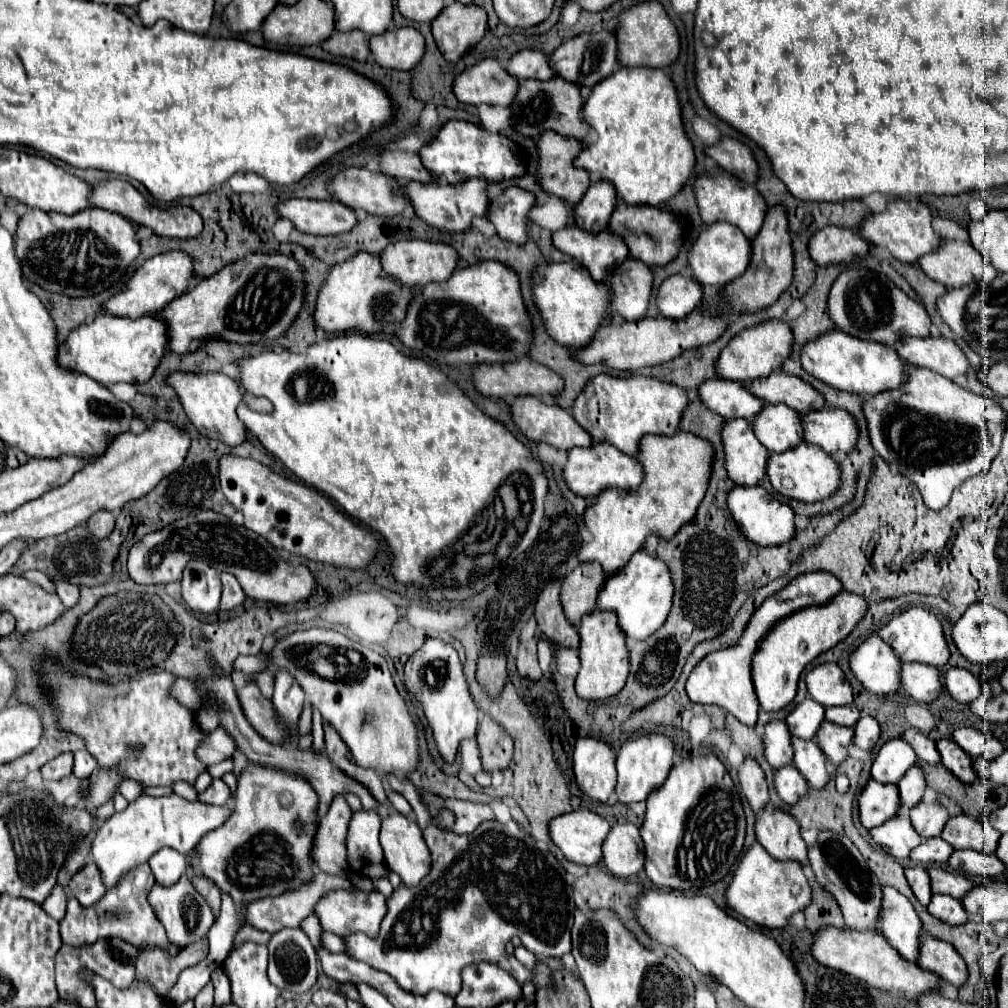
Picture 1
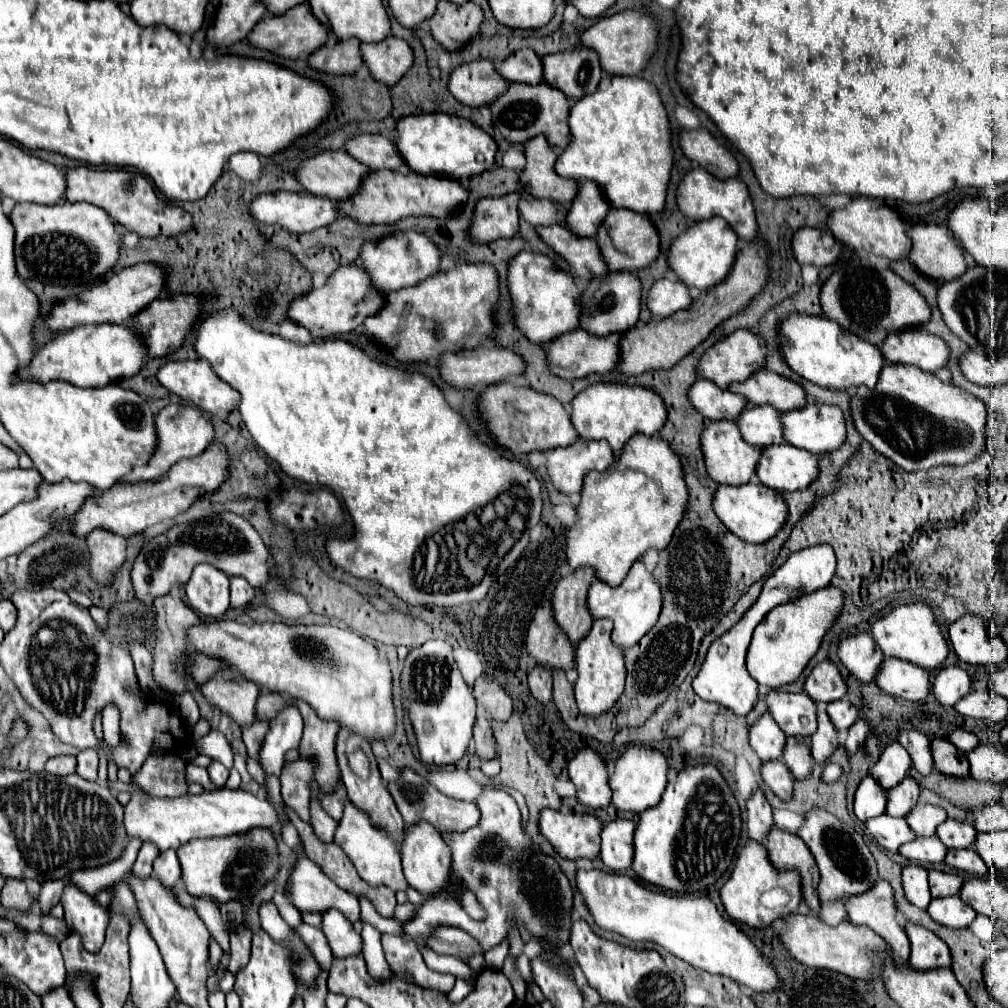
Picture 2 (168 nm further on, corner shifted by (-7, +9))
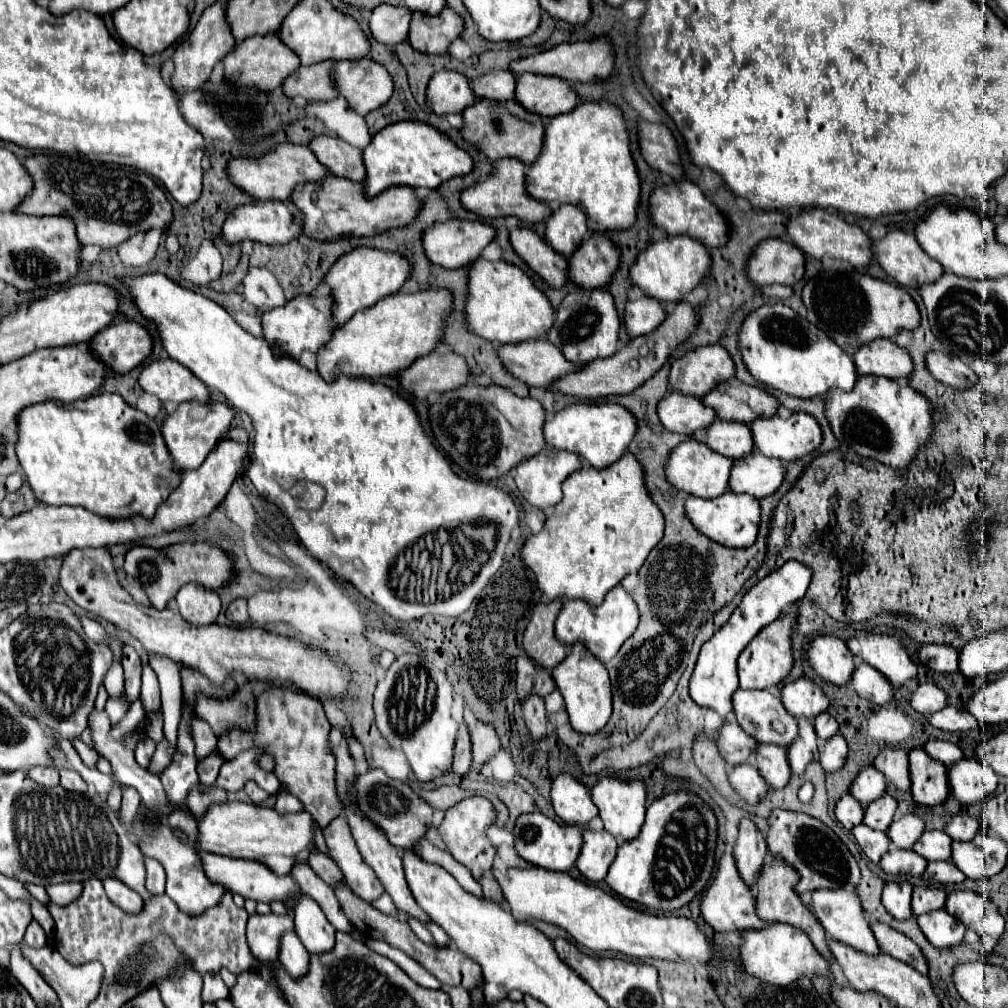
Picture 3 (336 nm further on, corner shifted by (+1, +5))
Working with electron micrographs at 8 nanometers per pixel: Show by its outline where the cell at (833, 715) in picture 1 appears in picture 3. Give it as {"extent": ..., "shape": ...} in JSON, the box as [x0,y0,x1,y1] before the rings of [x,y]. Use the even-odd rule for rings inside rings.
{"extent":[813,712,839,740],"shape":[[[829,712],[815,716],[813,726],[815,726],[815,734],[819,736],[819,740],[829,740],[831,736],[835,736],[839,732],[839,724]]]}

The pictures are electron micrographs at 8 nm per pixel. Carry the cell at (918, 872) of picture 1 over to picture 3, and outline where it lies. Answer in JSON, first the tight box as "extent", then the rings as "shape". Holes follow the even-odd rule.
{"extent":[881,882,913,920],"shape":[[[907,882],[885,884],[881,904],[897,920],[911,918],[913,916],[911,914],[911,884],[907,884]]]}

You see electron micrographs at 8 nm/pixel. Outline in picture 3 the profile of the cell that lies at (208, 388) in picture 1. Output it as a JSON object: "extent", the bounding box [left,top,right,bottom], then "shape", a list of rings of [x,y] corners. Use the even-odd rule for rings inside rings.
{"extent":[139,360,209,404],"shape":[[[155,360],[143,368],[139,374],[139,386],[155,394],[161,402],[173,400],[177,404],[189,402],[189,400],[199,400],[207,402],[209,400],[209,390],[207,386],[189,372],[183,364],[177,364],[175,360]]]}

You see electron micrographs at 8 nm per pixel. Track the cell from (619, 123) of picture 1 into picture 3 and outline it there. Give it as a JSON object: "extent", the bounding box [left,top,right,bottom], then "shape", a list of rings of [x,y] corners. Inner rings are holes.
{"extent":[525,102,641,232],"shape":[[[583,102],[569,114],[549,118],[549,122],[545,124],[543,150],[535,164],[531,164],[525,172],[525,190],[531,198],[547,202],[549,206],[577,206],[587,216],[589,232],[611,232],[631,228],[637,218],[641,188],[635,162],[629,154],[629,134],[621,110],[609,102]]]}

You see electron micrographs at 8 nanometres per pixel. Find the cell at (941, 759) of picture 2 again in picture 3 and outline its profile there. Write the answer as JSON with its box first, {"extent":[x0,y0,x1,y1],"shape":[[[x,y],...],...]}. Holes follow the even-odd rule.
{"extent":[909,748,949,806],"shape":[[[921,748],[909,752],[911,796],[921,806],[937,806],[949,796],[947,768]]]}

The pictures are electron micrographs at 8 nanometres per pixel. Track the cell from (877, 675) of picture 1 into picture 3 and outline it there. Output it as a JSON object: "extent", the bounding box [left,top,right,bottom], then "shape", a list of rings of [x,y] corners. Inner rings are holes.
{"extent":[807,636,853,686],"shape":[[[817,636],[809,648],[807,648],[807,660],[811,664],[811,668],[817,672],[817,676],[825,682],[831,682],[835,686],[845,686],[849,684],[849,676],[853,674],[853,654],[849,652],[849,648],[845,646],[843,640],[835,638],[835,636]]]}

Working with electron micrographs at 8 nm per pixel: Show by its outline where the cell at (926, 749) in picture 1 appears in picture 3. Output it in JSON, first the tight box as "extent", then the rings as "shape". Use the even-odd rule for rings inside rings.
{"extent":[873,746,911,792],"shape":[[[897,746],[883,748],[879,752],[879,756],[875,758],[873,766],[879,772],[883,772],[887,782],[895,784],[897,790],[901,790],[901,792],[909,790],[911,780],[909,780],[909,758],[907,758],[907,752],[903,752]]]}

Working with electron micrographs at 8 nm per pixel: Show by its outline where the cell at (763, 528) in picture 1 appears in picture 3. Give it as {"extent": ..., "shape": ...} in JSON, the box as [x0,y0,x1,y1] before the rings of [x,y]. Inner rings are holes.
{"extent":[685,492,759,548],"shape":[[[725,492],[711,500],[689,496],[685,500],[685,516],[689,516],[689,522],[695,524],[695,528],[703,536],[709,536],[709,540],[719,542],[729,548],[747,548],[757,538],[759,502],[753,500],[753,496],[733,494],[733,492]]]}

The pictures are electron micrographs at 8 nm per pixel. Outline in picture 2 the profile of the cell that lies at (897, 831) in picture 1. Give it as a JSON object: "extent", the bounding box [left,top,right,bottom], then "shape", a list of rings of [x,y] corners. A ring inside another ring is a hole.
{"extent":[867,814,917,852],"shape":[[[881,814],[877,818],[867,820],[867,830],[871,836],[875,836],[879,846],[883,846],[889,852],[897,852],[901,844],[917,838],[917,836],[913,836],[905,818],[901,818],[901,816],[893,818],[889,814]]]}

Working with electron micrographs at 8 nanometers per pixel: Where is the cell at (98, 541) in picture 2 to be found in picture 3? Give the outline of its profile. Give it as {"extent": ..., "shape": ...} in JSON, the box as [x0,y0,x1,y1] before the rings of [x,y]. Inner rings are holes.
{"extent":[59,548,349,698],"shape":[[[81,548],[81,550],[73,550],[63,558],[63,566],[59,570],[59,584],[61,588],[67,592],[67,596],[81,606],[85,612],[103,618],[123,630],[127,630],[133,638],[137,638],[143,648],[147,652],[155,652],[161,656],[167,656],[175,662],[181,662],[183,666],[191,666],[199,672],[203,672],[213,684],[223,684],[225,676],[231,676],[233,672],[243,672],[247,676],[247,680],[259,680],[259,682],[295,682],[301,688],[305,688],[307,692],[315,692],[321,694],[325,698],[333,698],[333,696],[341,696],[347,686],[349,686],[349,672],[343,664],[337,664],[327,652],[323,650],[313,650],[307,648],[303,642],[293,640],[293,638],[285,638],[261,628],[229,628],[229,626],[219,626],[219,624],[209,624],[209,626],[189,626],[185,624],[185,620],[165,608],[165,610],[155,610],[151,606],[143,606],[133,602],[133,598],[119,586],[117,576],[115,576],[115,560],[111,556],[111,552],[107,548]]]}

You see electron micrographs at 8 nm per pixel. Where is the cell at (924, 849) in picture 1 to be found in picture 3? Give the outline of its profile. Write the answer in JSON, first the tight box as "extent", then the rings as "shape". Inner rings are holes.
{"extent":[879,848,927,876],"shape":[[[891,848],[881,860],[879,866],[891,876],[921,876],[927,862],[923,856],[917,856],[913,850],[895,850]]]}

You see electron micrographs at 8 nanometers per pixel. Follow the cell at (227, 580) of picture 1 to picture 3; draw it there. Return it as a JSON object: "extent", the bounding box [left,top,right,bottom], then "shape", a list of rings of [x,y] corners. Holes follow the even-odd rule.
{"extent":[227,598,249,624],"shape":[[[237,598],[235,602],[231,602],[231,606],[227,608],[227,618],[231,622],[237,622],[237,624],[245,624],[249,622],[249,614],[247,614],[247,602],[243,598]]]}

